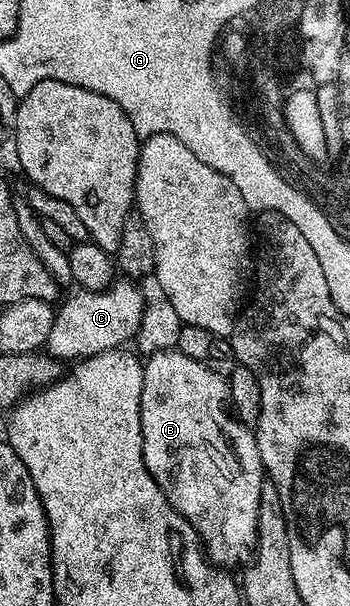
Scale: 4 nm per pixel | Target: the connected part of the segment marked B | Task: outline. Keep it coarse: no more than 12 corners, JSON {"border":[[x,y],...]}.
{"border":[[143,362],[145,468],[220,568],[252,561],[265,471],[228,379]]}

